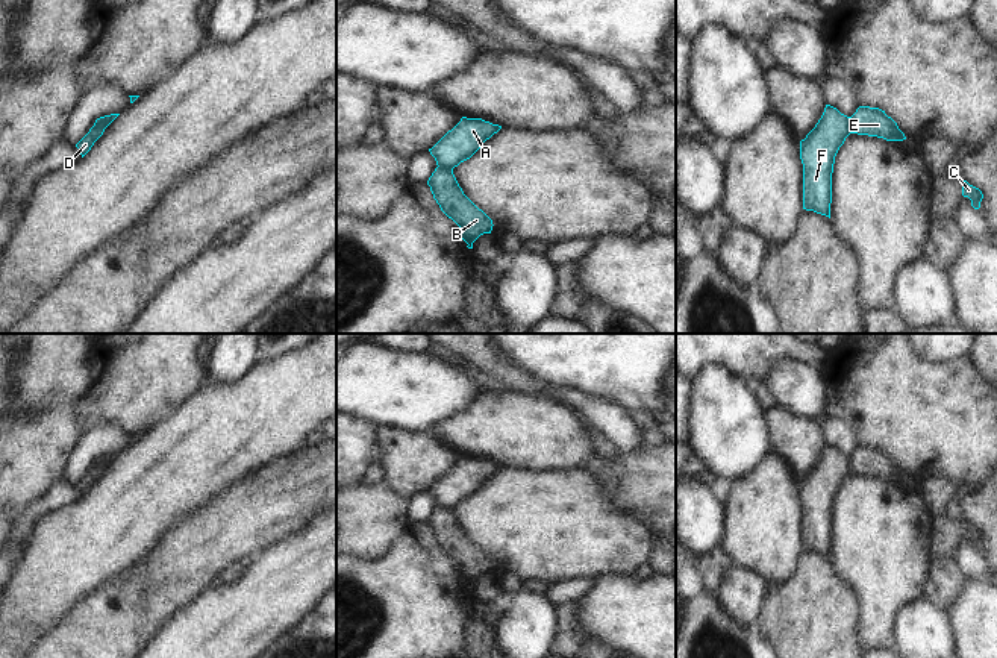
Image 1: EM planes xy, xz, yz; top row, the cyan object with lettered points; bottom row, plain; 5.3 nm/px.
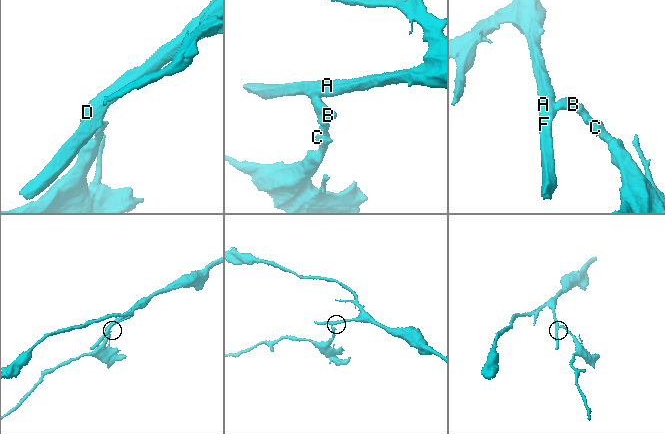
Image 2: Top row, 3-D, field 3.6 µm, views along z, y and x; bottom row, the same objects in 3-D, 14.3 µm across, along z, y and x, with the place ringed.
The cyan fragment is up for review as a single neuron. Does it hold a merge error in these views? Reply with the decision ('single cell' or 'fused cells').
fused cells

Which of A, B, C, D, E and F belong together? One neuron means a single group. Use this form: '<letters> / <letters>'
A D F / B C E

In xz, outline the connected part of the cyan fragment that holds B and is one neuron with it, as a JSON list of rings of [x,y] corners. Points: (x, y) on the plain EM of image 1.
[[[436,506],[427,525],[441,550],[459,566],[468,588],[480,575],[491,573],[492,559],[464,534],[452,508]]]

